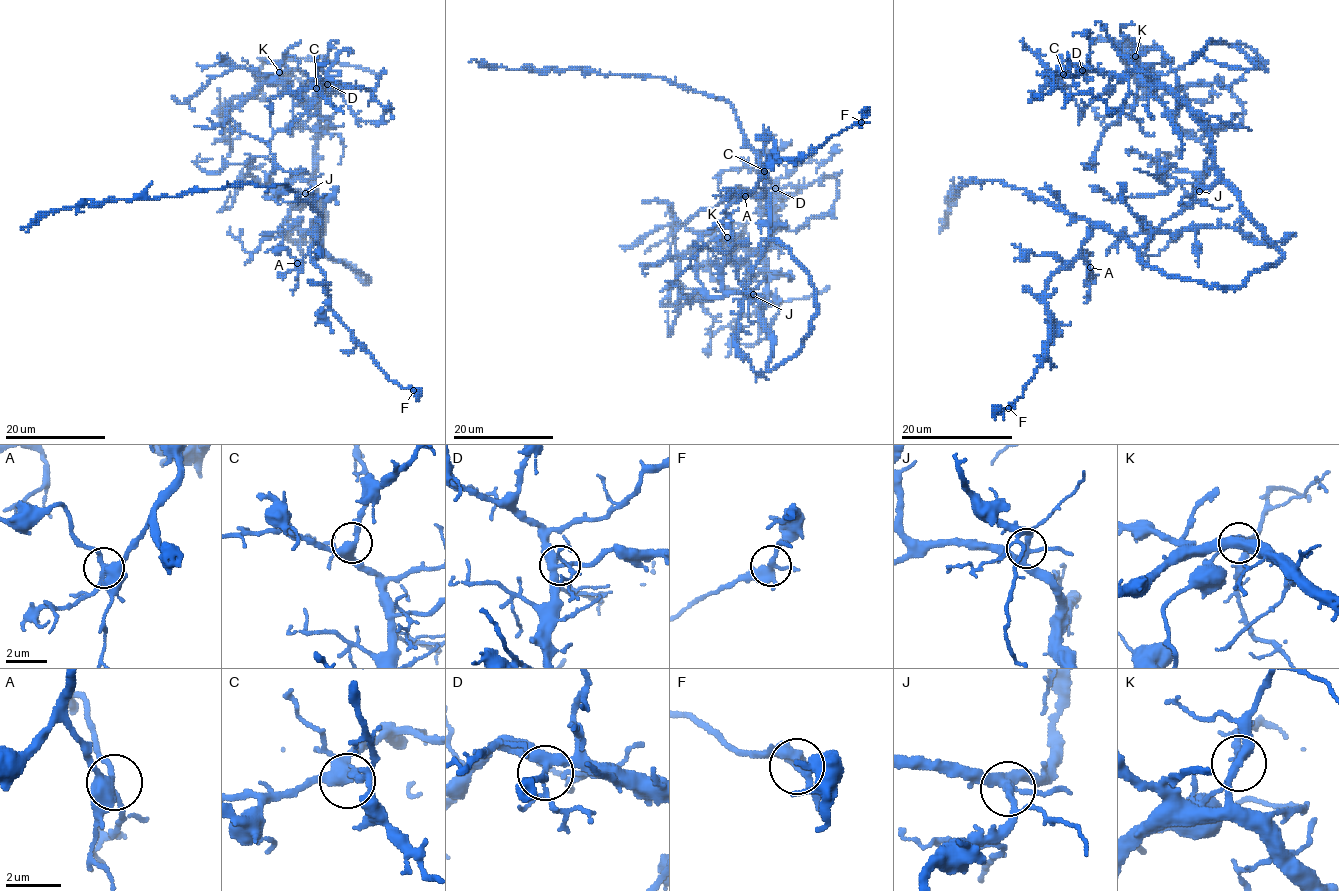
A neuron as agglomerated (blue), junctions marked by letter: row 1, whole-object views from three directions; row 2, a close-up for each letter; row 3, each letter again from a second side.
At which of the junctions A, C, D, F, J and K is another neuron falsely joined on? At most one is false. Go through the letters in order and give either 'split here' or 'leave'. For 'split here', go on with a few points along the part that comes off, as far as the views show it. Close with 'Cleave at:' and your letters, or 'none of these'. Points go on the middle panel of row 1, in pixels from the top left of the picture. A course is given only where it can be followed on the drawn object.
A: leave
C: leave
D: leave
F: leave
J: leave
K: split here | (726, 236), (709, 253), (710, 274), (743, 292), (759, 324), (754, 345), (736, 343), (741, 317), (830, 285)
Cleave at: K

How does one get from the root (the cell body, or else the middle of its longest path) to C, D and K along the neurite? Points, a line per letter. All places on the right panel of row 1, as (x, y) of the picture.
C: (1262, 269), (1282, 252), (1221, 177), (1213, 136), (1184, 103), (1140, 71), (1071, 65), (1063, 74)
D: (1262, 269), (1275, 263), (1282, 252), (1221, 177), (1213, 136), (1191, 110), (1140, 71), (1110, 74), (1082, 70)
K: (1262, 269), (1275, 263), (1282, 252), (1221, 177), (1213, 136), (1164, 86), (1153, 86), (1140, 75), (1135, 56)

